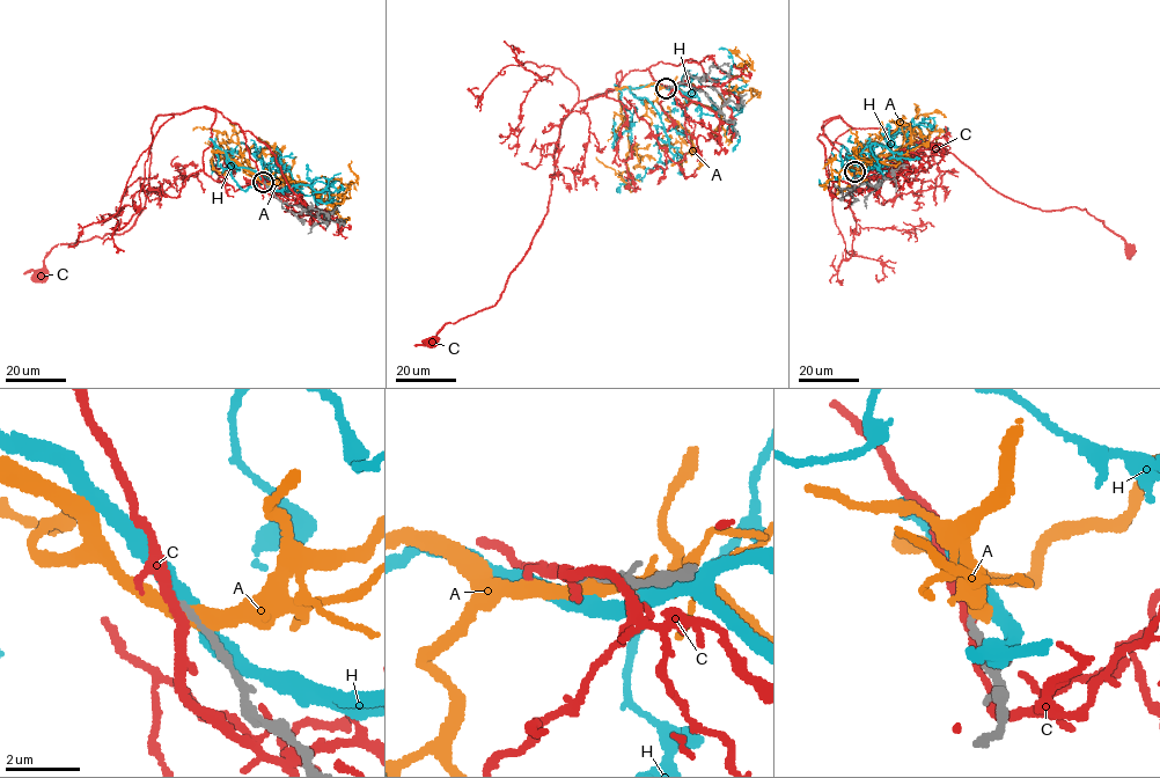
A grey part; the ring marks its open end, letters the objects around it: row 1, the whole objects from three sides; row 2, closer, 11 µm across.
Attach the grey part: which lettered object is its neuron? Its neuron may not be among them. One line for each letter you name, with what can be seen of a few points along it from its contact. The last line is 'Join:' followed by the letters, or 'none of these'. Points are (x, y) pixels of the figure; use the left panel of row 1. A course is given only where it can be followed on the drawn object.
Join: none of these

